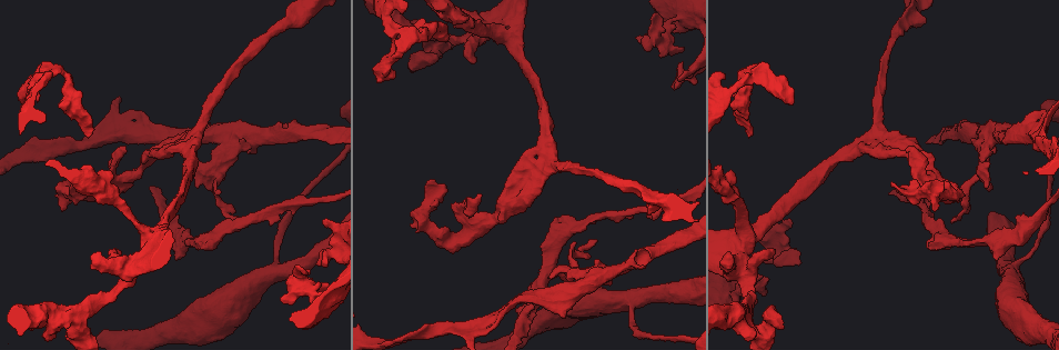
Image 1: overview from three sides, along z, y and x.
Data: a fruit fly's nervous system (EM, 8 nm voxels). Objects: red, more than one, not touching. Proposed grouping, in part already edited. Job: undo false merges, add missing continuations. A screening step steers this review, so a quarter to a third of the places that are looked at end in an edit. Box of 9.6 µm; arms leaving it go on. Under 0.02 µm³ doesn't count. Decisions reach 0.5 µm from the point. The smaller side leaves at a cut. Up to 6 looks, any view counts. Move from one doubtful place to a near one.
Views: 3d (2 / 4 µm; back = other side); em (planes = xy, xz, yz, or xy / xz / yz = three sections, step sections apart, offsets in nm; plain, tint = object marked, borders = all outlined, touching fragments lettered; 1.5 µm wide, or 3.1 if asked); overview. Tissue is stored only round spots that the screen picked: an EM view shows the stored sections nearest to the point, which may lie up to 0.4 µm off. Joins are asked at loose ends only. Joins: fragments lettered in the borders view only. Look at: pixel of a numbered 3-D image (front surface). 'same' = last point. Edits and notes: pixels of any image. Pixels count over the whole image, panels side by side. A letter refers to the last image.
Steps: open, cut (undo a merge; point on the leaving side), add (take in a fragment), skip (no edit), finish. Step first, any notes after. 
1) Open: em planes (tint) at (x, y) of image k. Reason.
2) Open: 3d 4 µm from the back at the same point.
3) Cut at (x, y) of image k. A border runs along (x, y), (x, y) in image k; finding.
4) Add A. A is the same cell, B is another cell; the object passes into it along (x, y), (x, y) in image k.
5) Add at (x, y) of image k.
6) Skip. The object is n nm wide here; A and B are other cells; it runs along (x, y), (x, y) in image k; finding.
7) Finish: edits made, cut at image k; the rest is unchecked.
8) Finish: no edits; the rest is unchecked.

Open: em planes (borders) at (116, 248) of image 1. Free end.

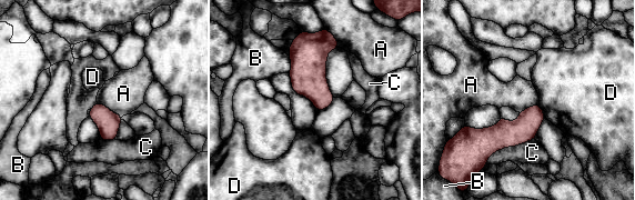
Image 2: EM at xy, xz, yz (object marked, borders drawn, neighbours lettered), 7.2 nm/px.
Skip. A, B, C and D are other cells; no lettered fragment goes on from it.

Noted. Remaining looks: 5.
Open: 3d 4 µm at (113, 174) of image 1. Thick end.

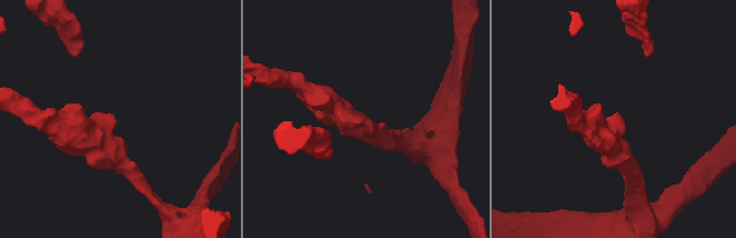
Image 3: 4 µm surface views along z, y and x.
Open: em yz step 8 (borders) at (614, 120) of image 3. Now the EM.

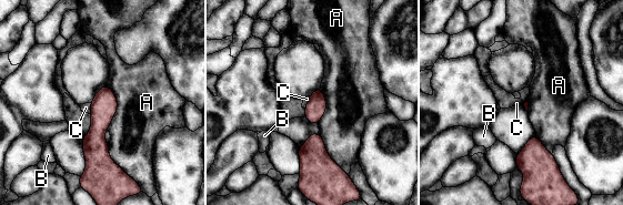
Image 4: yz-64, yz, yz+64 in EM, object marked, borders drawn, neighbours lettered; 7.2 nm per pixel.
Skip. A, B and C are other cells; no lettered fragment goes on from it.

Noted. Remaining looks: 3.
Open: em planes (borders) at (328, 295) of image 1. Abrupt turn.

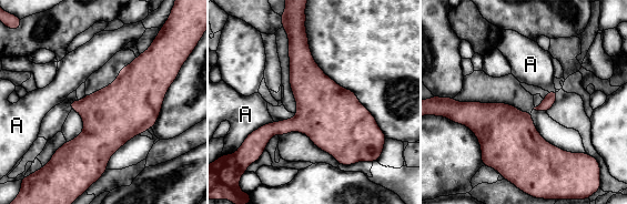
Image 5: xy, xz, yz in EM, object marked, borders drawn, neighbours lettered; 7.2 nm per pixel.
Skip. The object is 420 nm wide here; A is another cell; a border runs along (273, 121), (260, 125), (244, 139) in image 5; continuous, no second neuron.

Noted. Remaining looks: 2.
Finish: no edits; the rest is unchecked.

